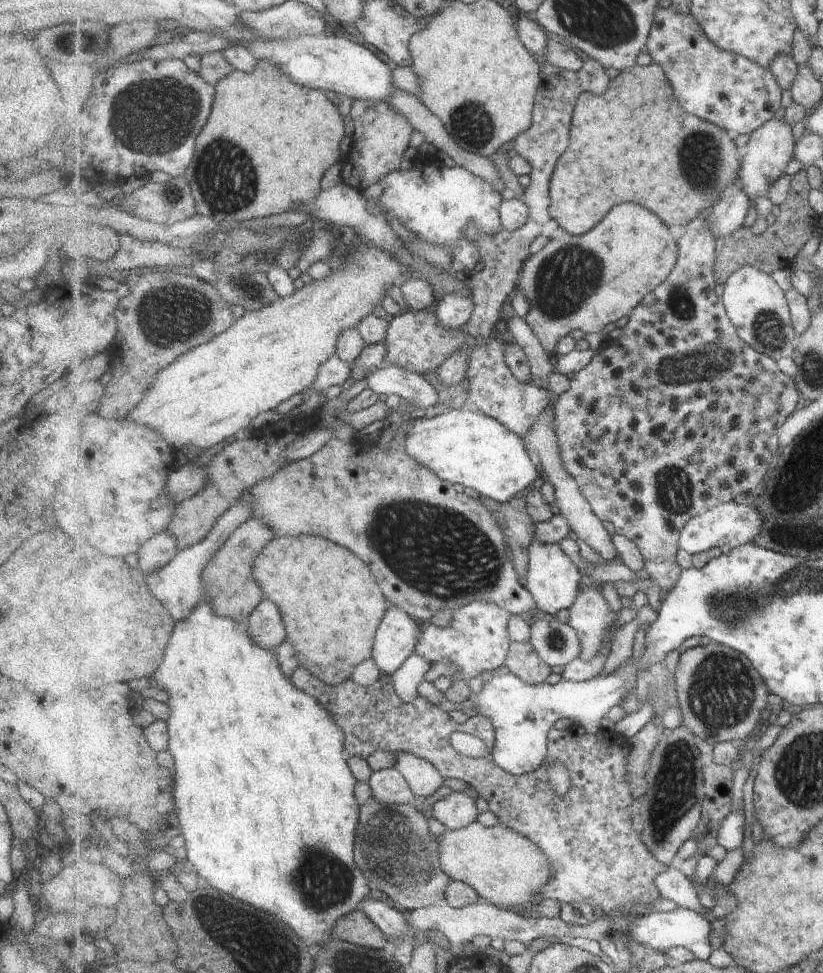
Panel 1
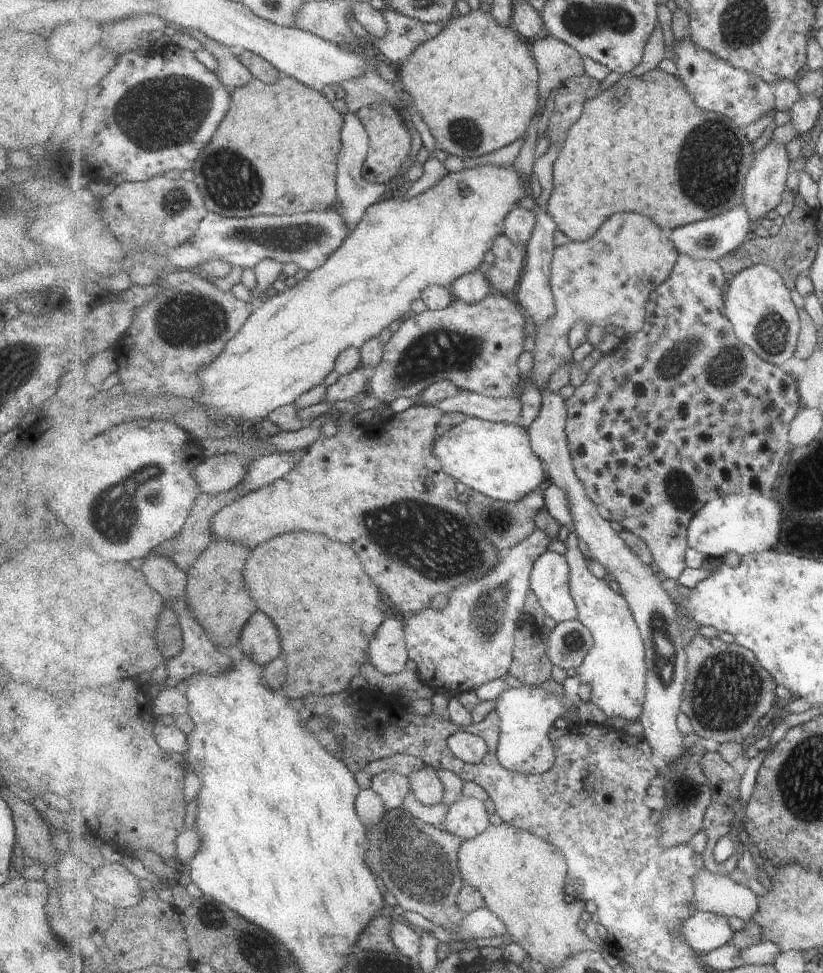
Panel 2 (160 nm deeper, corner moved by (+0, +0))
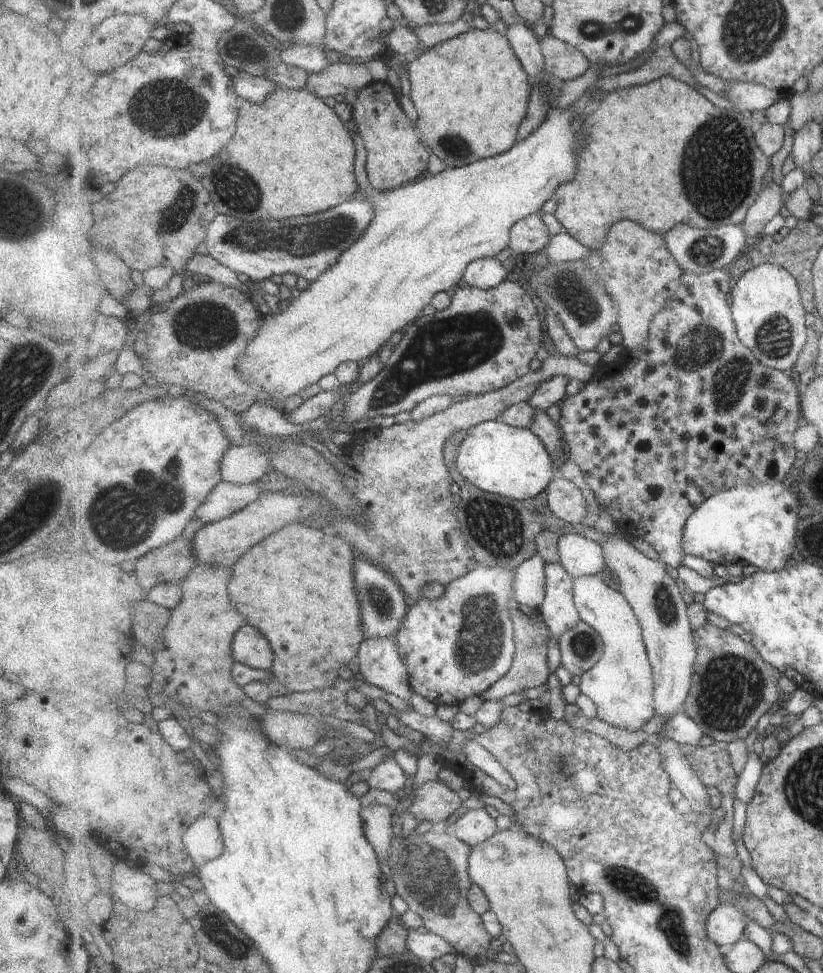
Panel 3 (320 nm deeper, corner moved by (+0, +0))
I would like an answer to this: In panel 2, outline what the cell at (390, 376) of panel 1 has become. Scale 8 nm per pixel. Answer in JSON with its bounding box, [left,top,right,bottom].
[432,391,522,424]

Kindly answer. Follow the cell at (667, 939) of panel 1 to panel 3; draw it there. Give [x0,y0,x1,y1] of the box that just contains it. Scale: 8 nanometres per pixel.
[707,902,747,946]

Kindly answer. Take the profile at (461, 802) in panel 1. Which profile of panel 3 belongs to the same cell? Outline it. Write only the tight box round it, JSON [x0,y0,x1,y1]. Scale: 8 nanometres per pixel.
[453,809,498,847]

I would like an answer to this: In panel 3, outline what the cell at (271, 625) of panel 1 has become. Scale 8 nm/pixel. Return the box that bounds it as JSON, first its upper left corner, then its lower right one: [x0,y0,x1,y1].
[234,626,275,671]

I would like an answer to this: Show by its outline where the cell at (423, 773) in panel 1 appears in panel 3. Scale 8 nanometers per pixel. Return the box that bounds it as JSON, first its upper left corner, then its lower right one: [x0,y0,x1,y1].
[410,780,463,826]

